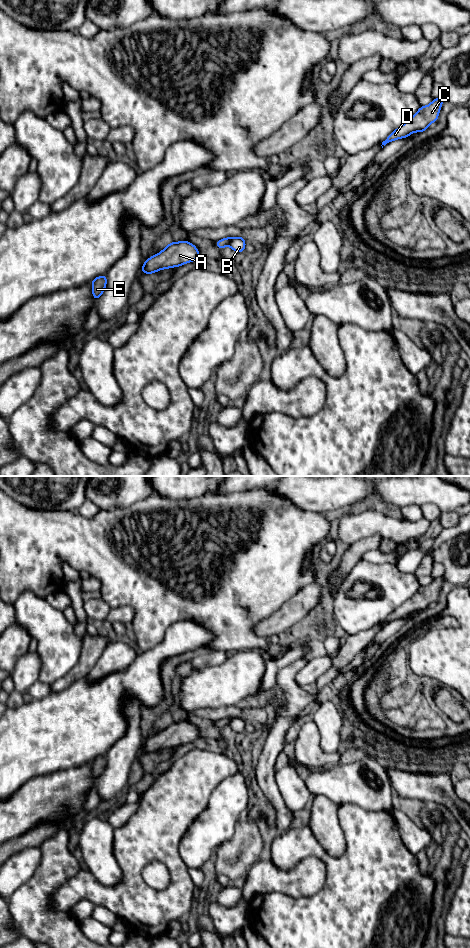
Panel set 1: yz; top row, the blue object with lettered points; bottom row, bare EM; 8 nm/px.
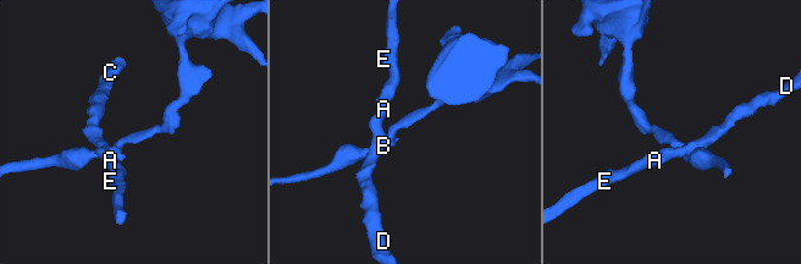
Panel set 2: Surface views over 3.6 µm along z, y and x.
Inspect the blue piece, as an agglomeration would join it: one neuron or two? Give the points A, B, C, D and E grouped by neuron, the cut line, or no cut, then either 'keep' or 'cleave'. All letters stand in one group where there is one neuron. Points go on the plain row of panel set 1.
A C D E / B; cut in yz along (233, 717), (228, 725); cleave

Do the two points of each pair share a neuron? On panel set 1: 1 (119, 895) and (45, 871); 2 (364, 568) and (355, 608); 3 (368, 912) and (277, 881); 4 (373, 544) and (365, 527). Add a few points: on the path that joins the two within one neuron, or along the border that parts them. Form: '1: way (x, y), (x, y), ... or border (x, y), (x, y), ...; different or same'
1: border (80, 868), (68, 877), (52, 895); different
2: way (380, 582), (386, 588), (386, 598), (371, 608); same
3: border (325, 873), (324, 884), (317, 892), (291, 897); different
4: border (382, 536), (371, 534), (349, 545); different

